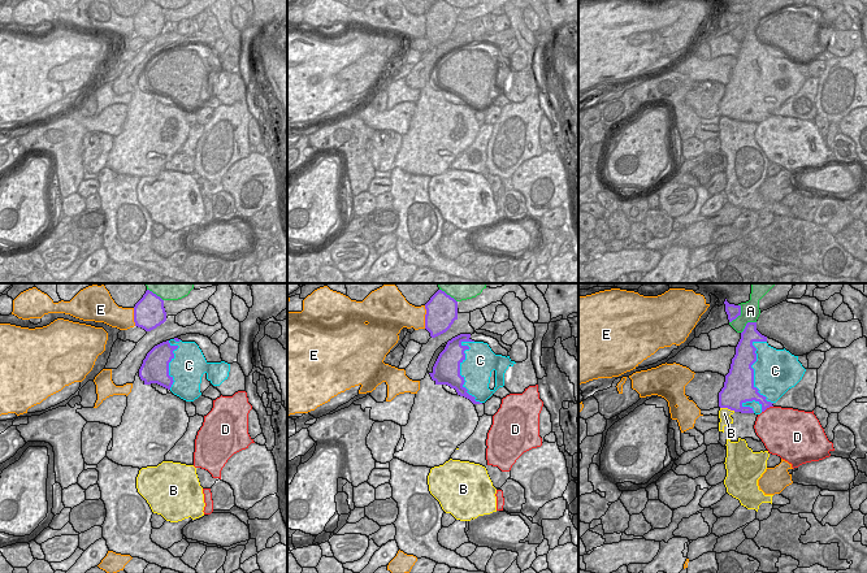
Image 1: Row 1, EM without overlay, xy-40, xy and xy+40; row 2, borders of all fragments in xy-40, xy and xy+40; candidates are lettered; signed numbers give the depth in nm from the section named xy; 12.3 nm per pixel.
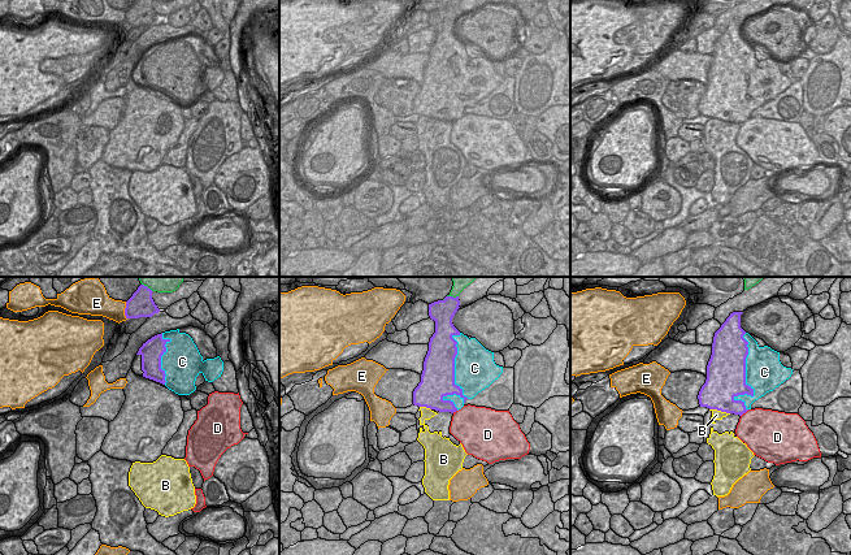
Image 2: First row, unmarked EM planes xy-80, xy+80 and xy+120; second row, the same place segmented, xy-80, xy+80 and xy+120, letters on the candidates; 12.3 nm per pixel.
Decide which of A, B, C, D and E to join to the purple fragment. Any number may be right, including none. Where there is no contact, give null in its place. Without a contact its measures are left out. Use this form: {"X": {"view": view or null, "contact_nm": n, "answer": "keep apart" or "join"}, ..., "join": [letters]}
{"A": {"view": "xy+40", "contact_nm": 280, "answer": "keep apart"}, "B": {"view": "xy+40", "contact_nm": 200, "answer": "keep apart"}, "C": {"view": "xy", "contact_nm": 800, "answer": "keep apart"}, "D": {"view": "xy+40", "contact_nm": 170, "answer": "keep apart"}, "E": {"view": "xy", "contact_nm": 280, "answer": "keep apart"}, "join": []}

